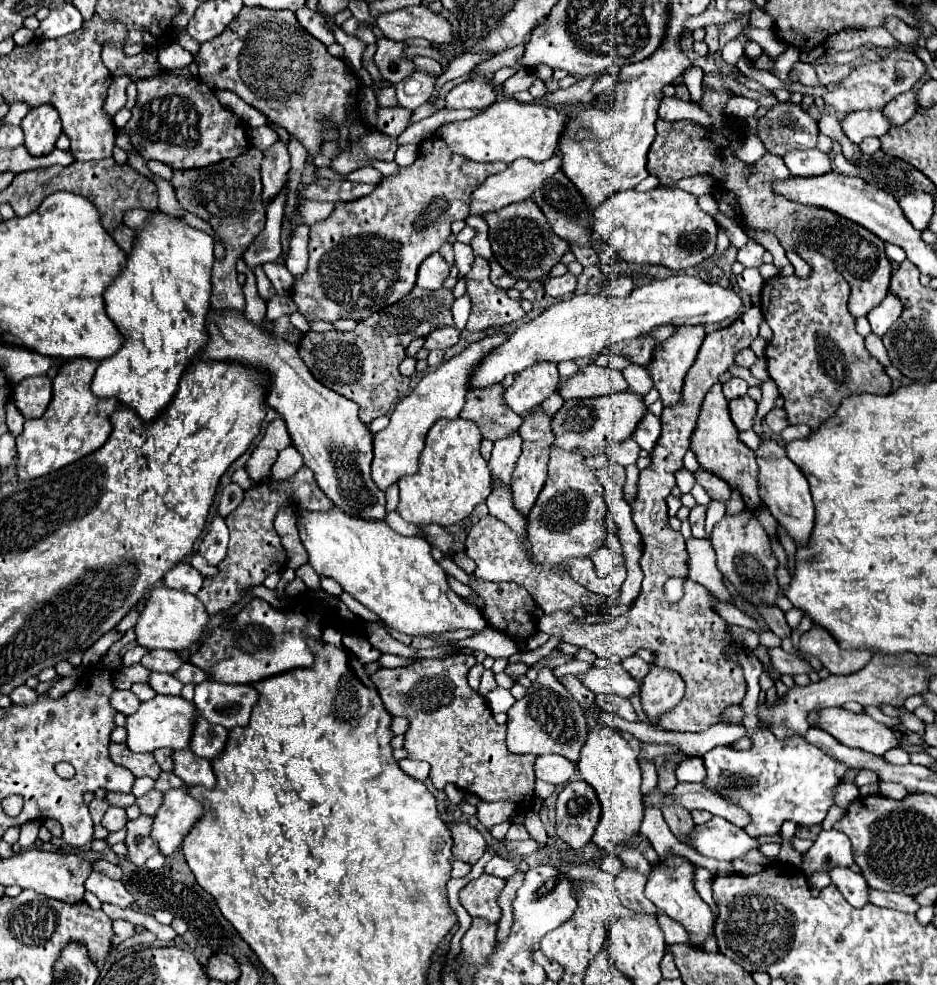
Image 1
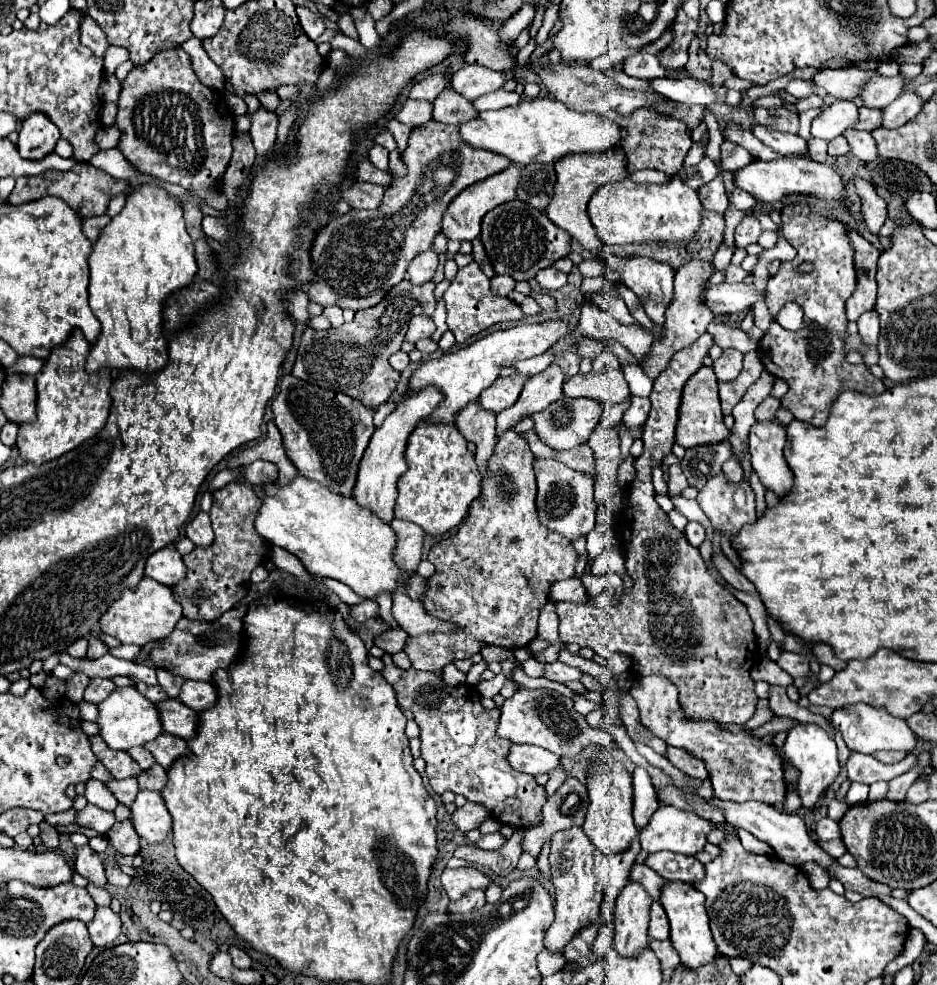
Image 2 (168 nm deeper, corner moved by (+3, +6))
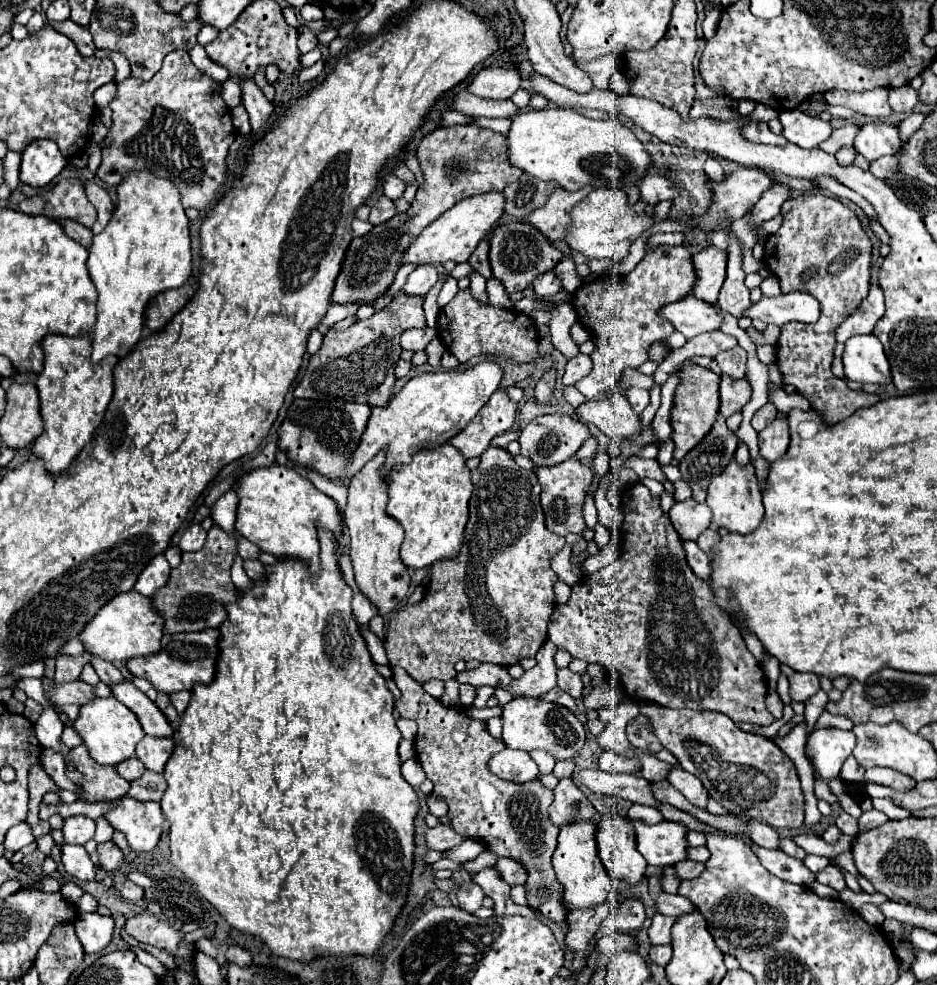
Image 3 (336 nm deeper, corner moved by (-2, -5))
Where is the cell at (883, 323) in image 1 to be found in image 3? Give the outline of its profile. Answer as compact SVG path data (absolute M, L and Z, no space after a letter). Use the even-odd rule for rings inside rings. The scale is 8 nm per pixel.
M858 335L846 341L842 355L844 375L860 383L890 383L890 365L876 335Z

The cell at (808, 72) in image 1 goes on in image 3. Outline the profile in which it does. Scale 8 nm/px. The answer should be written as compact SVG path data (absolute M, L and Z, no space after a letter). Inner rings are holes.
M870 89L870 91L828 91L824 95L826 103L848 107L860 115L886 119L892 109L888 105L888 89Z

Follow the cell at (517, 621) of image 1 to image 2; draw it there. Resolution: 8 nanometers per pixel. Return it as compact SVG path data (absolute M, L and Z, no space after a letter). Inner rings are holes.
M513 430L497 436L495 452L487 462L489 474L481 480L481 494L469 506L469 514L465 522L459 526L457 534L437 542L427 560L433 562L435 574L427 580L429 588L423 596L423 608L427 614L451 622L457 626L453 634L431 632L409 636L403 652L409 656L411 666L415 670L431 670L439 672L445 664L451 664L459 658L471 658L483 646L499 646L499 648L523 648L537 636L537 620L539 612L549 600L549 588L555 580L565 580L575 576L577 552L569 544L569 540L561 534L549 532L537 518L535 508L535 472L533 472L533 452L521 434Z

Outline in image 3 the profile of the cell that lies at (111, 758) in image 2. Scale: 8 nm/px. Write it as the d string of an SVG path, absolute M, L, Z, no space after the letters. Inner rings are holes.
M84 745L74 747L70 757L72 763L78 765L78 771L84 775L82 783L78 783L84 791L86 801L110 801L118 799L128 793L130 781L120 779L118 771L114 771L112 765L100 765L90 759L90 753L86 751Z

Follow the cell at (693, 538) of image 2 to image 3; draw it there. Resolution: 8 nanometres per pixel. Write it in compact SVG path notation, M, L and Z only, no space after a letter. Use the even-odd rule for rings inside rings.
M684 541L684 551L686 551L686 559L688 559L692 571L700 579L708 579L710 571L712 571L712 565L710 565L708 555L698 547L698 543L696 541Z

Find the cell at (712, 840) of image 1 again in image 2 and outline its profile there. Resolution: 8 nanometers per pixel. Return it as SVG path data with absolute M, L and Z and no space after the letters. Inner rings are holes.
M659 806L649 824L641 830L641 848L649 854L669 850L693 856L703 850L705 836L711 832L711 822L705 818L679 810L675 806Z

